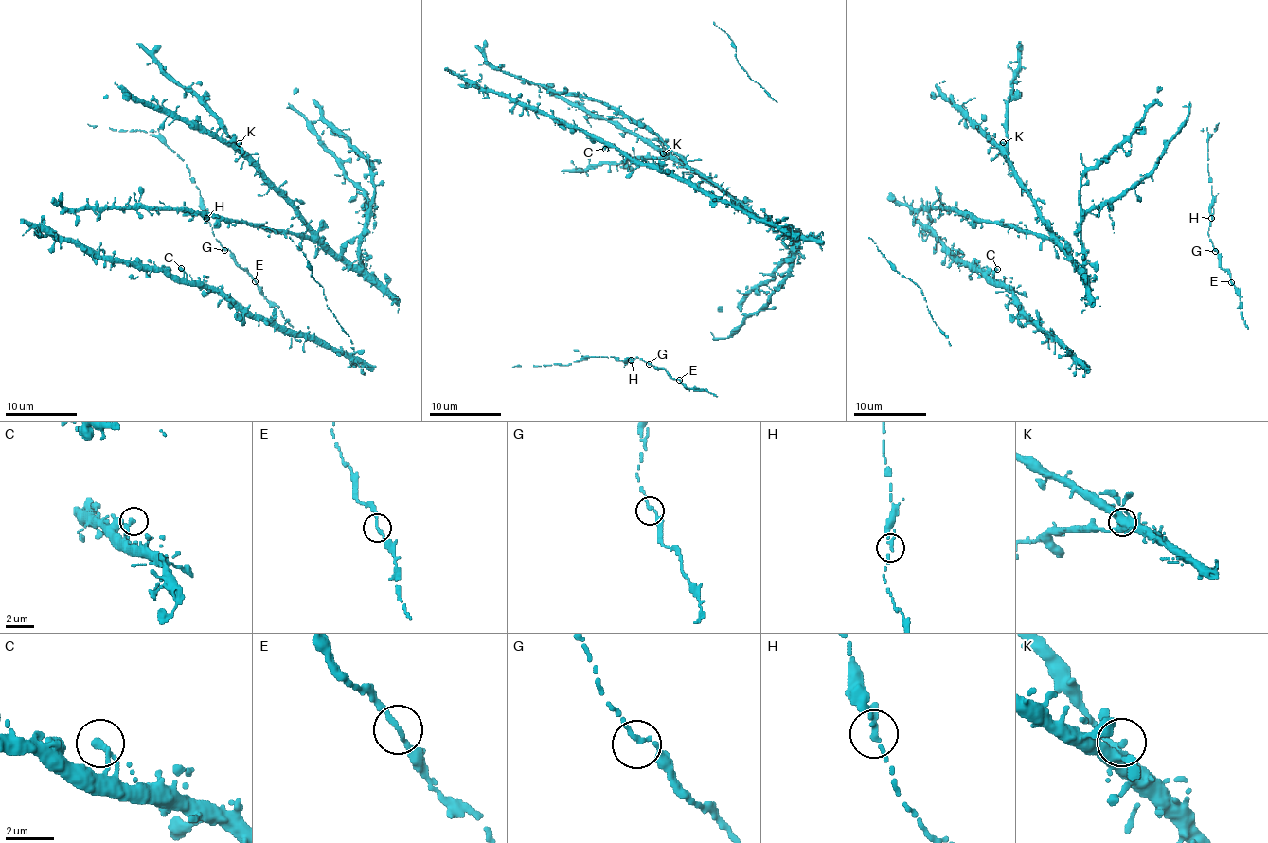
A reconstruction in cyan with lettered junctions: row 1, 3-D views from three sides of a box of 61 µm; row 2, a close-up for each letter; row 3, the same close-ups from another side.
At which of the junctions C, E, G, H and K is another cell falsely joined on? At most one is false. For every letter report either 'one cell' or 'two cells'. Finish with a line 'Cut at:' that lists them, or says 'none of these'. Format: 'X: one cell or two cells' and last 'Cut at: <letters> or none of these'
C: one cell
E: one cell
G: one cell
H: one cell
K: one cell
Cut at: none of these

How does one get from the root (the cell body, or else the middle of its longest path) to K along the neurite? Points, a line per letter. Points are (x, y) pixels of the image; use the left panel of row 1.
K: (208, 217), (261, 224), (267, 229), (291, 231), (305, 236), (310, 234), (310, 229), (295, 206), (239, 143)

